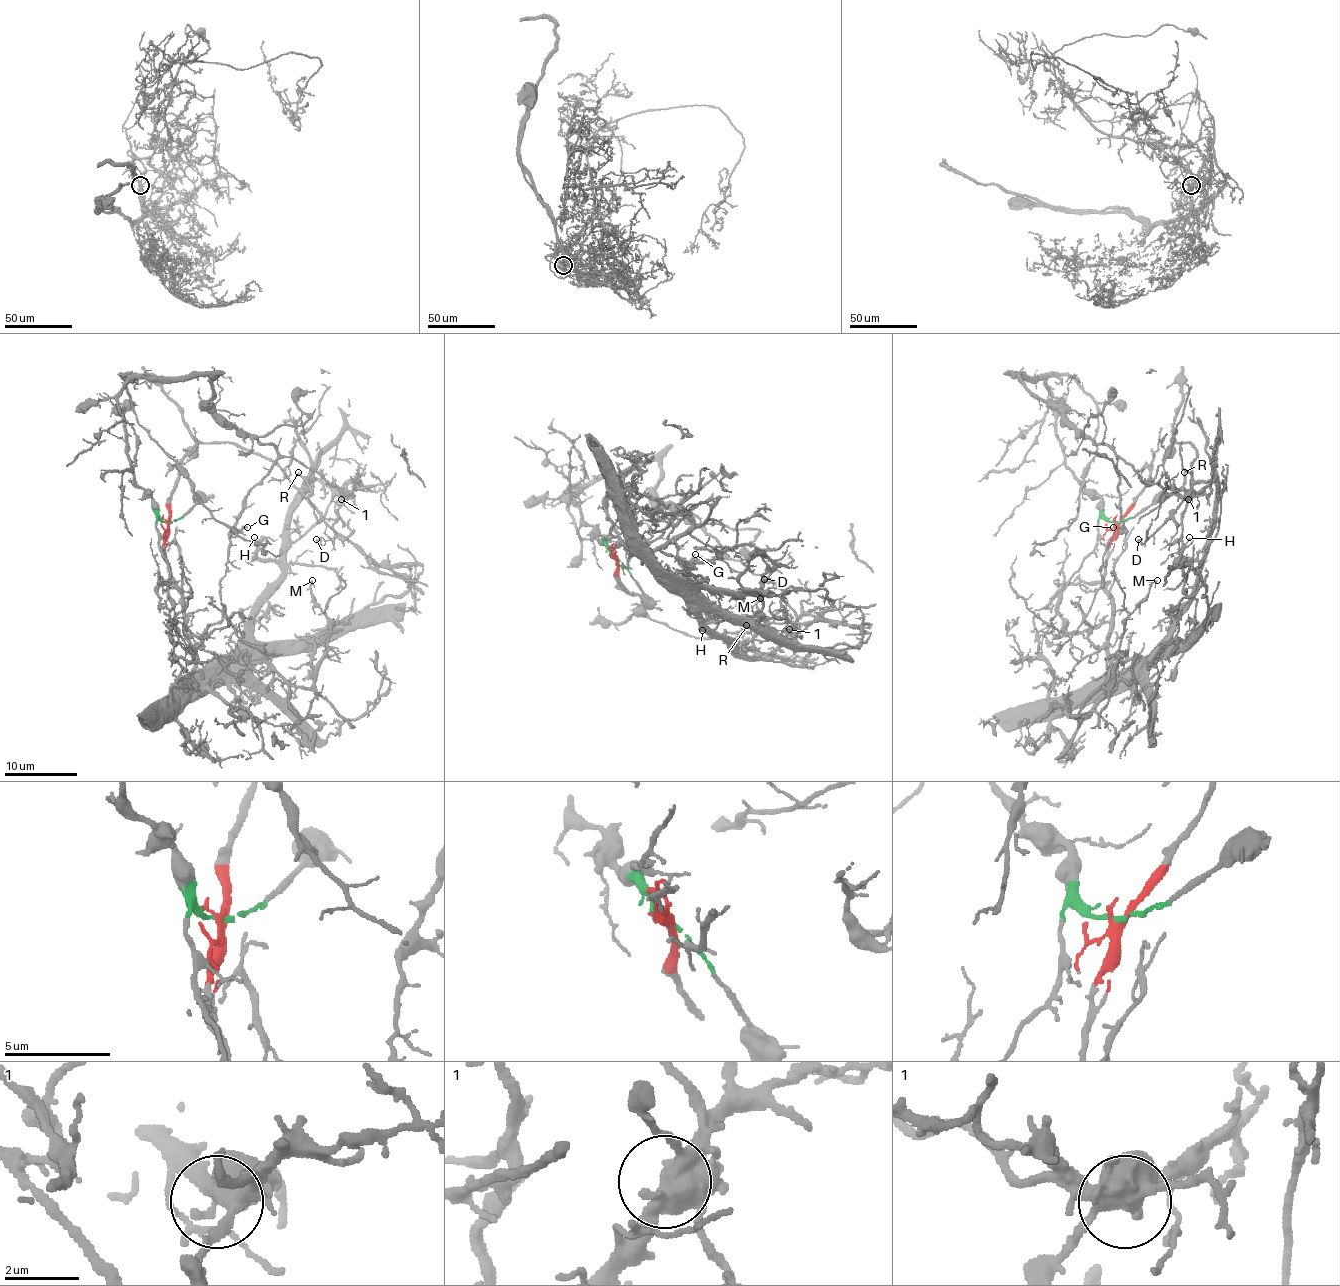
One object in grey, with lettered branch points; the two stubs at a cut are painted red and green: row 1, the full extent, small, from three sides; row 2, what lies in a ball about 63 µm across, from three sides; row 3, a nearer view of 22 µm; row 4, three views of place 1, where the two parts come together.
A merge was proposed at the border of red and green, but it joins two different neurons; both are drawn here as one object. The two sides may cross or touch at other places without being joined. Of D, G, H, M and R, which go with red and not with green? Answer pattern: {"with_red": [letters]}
{"with_red": ["D", "H", "M", "R"]}

